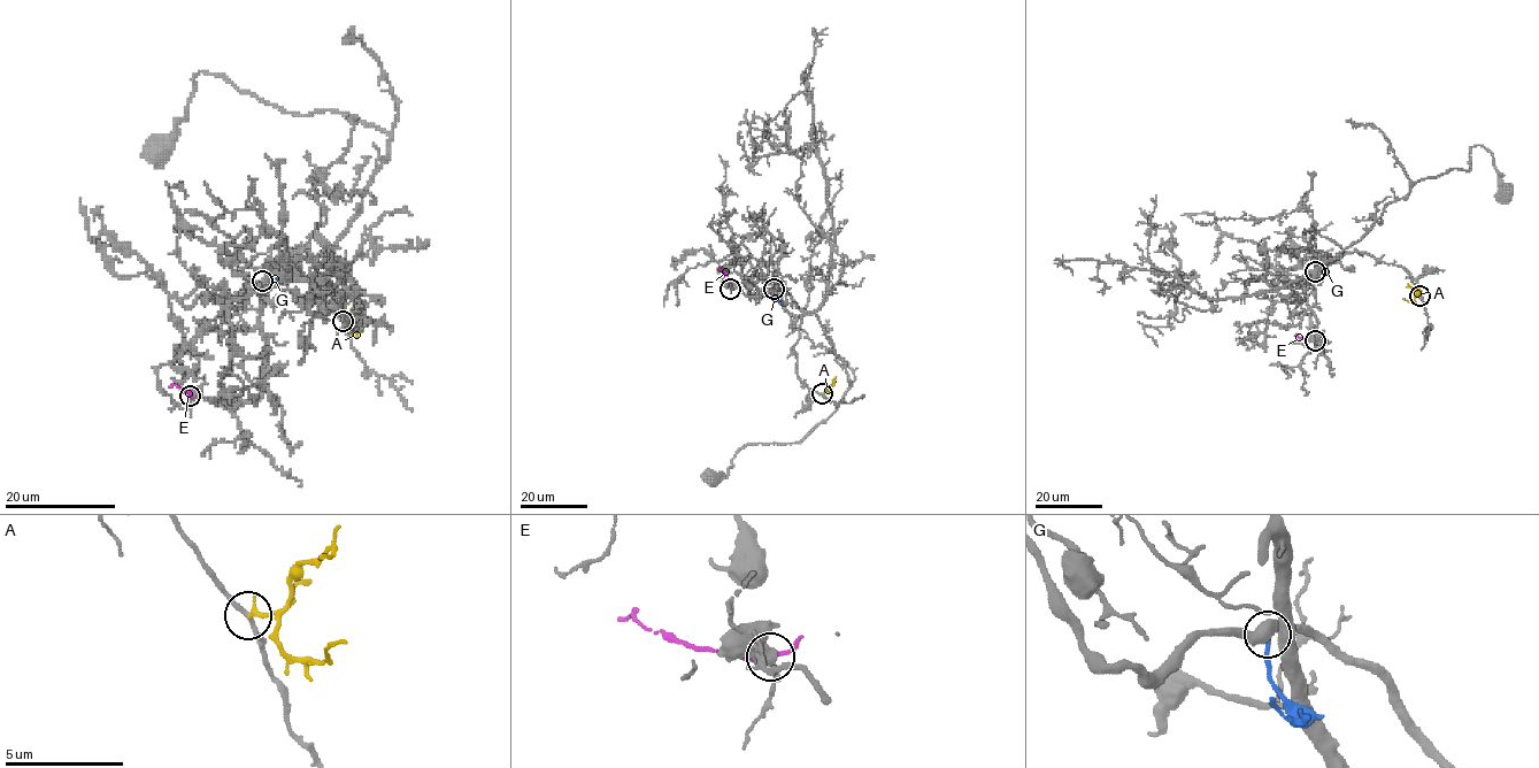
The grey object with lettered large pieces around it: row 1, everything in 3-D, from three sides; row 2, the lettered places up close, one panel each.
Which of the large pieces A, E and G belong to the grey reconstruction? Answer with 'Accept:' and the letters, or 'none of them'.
Accept: none of them

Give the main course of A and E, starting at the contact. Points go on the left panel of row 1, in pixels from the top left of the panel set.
A: (341, 321), (349, 321), (354, 330), (366, 327)
E: (190, 396), (175, 384), (168, 388)

